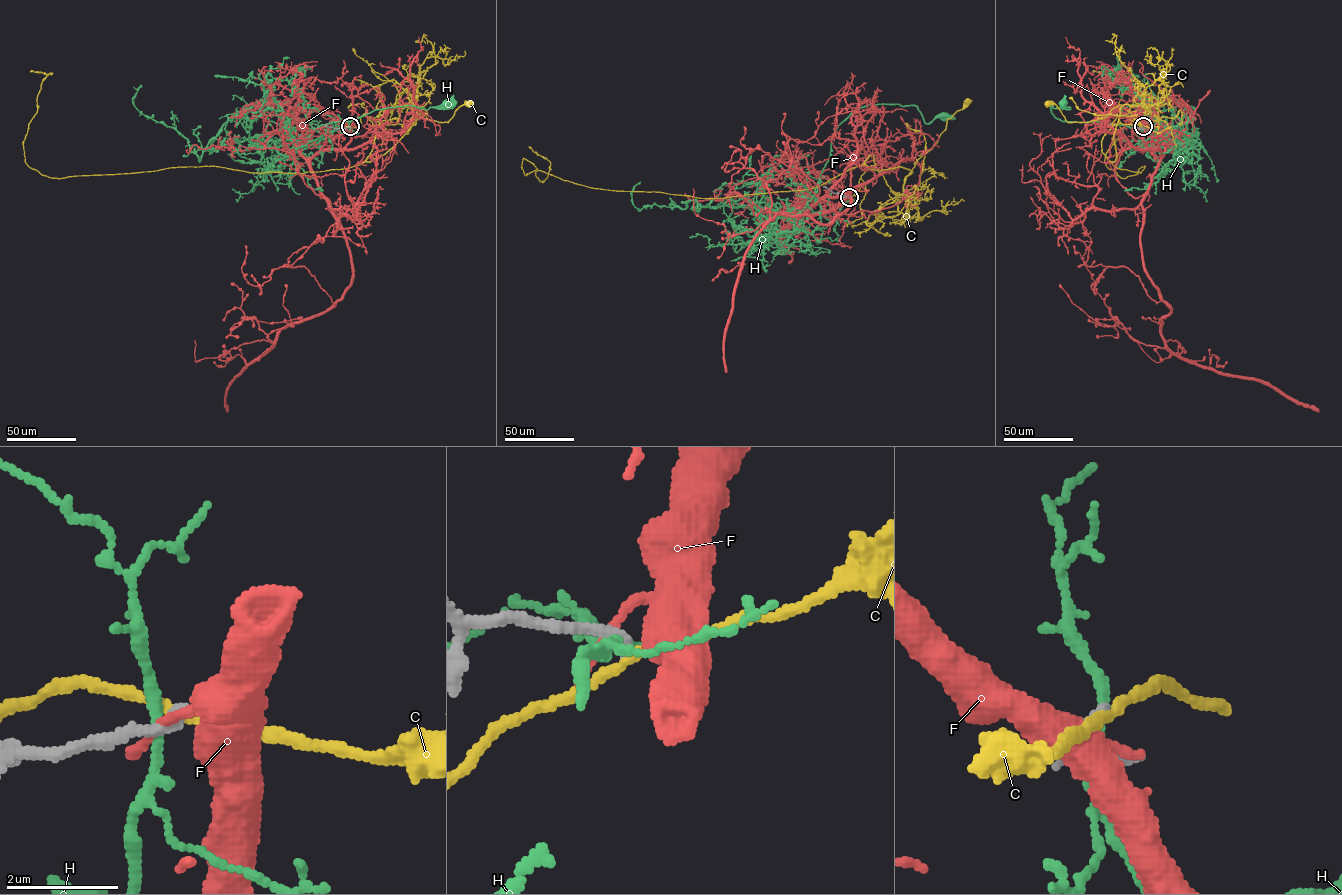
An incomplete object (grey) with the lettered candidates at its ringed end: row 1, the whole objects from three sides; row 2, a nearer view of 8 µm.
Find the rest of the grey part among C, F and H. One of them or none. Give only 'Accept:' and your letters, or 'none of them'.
Accept: none of them

